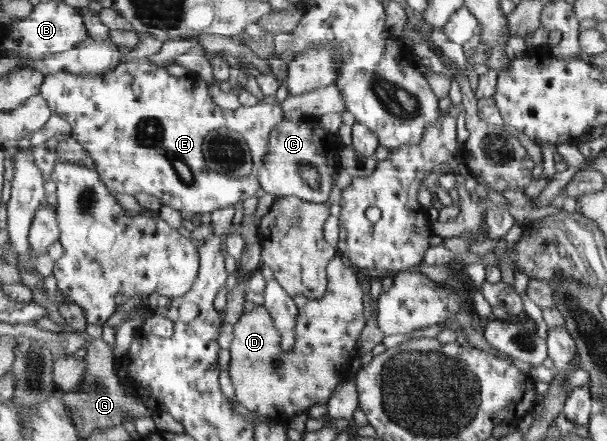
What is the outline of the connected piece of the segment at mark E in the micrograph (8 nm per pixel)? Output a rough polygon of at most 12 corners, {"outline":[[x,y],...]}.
{"outline":[[148,60],[47,75],[112,193],[191,220],[261,189],[256,123]]}

